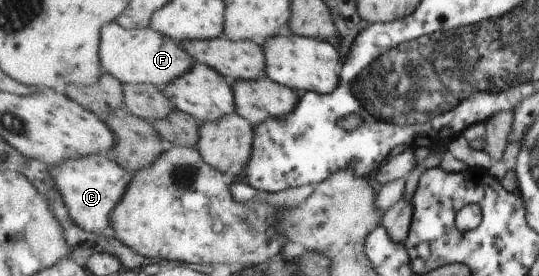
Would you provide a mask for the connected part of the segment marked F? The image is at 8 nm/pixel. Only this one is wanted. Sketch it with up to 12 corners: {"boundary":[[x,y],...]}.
{"boundary":[[115,21],[102,68],[123,84],[167,85],[195,64],[180,42]]}

